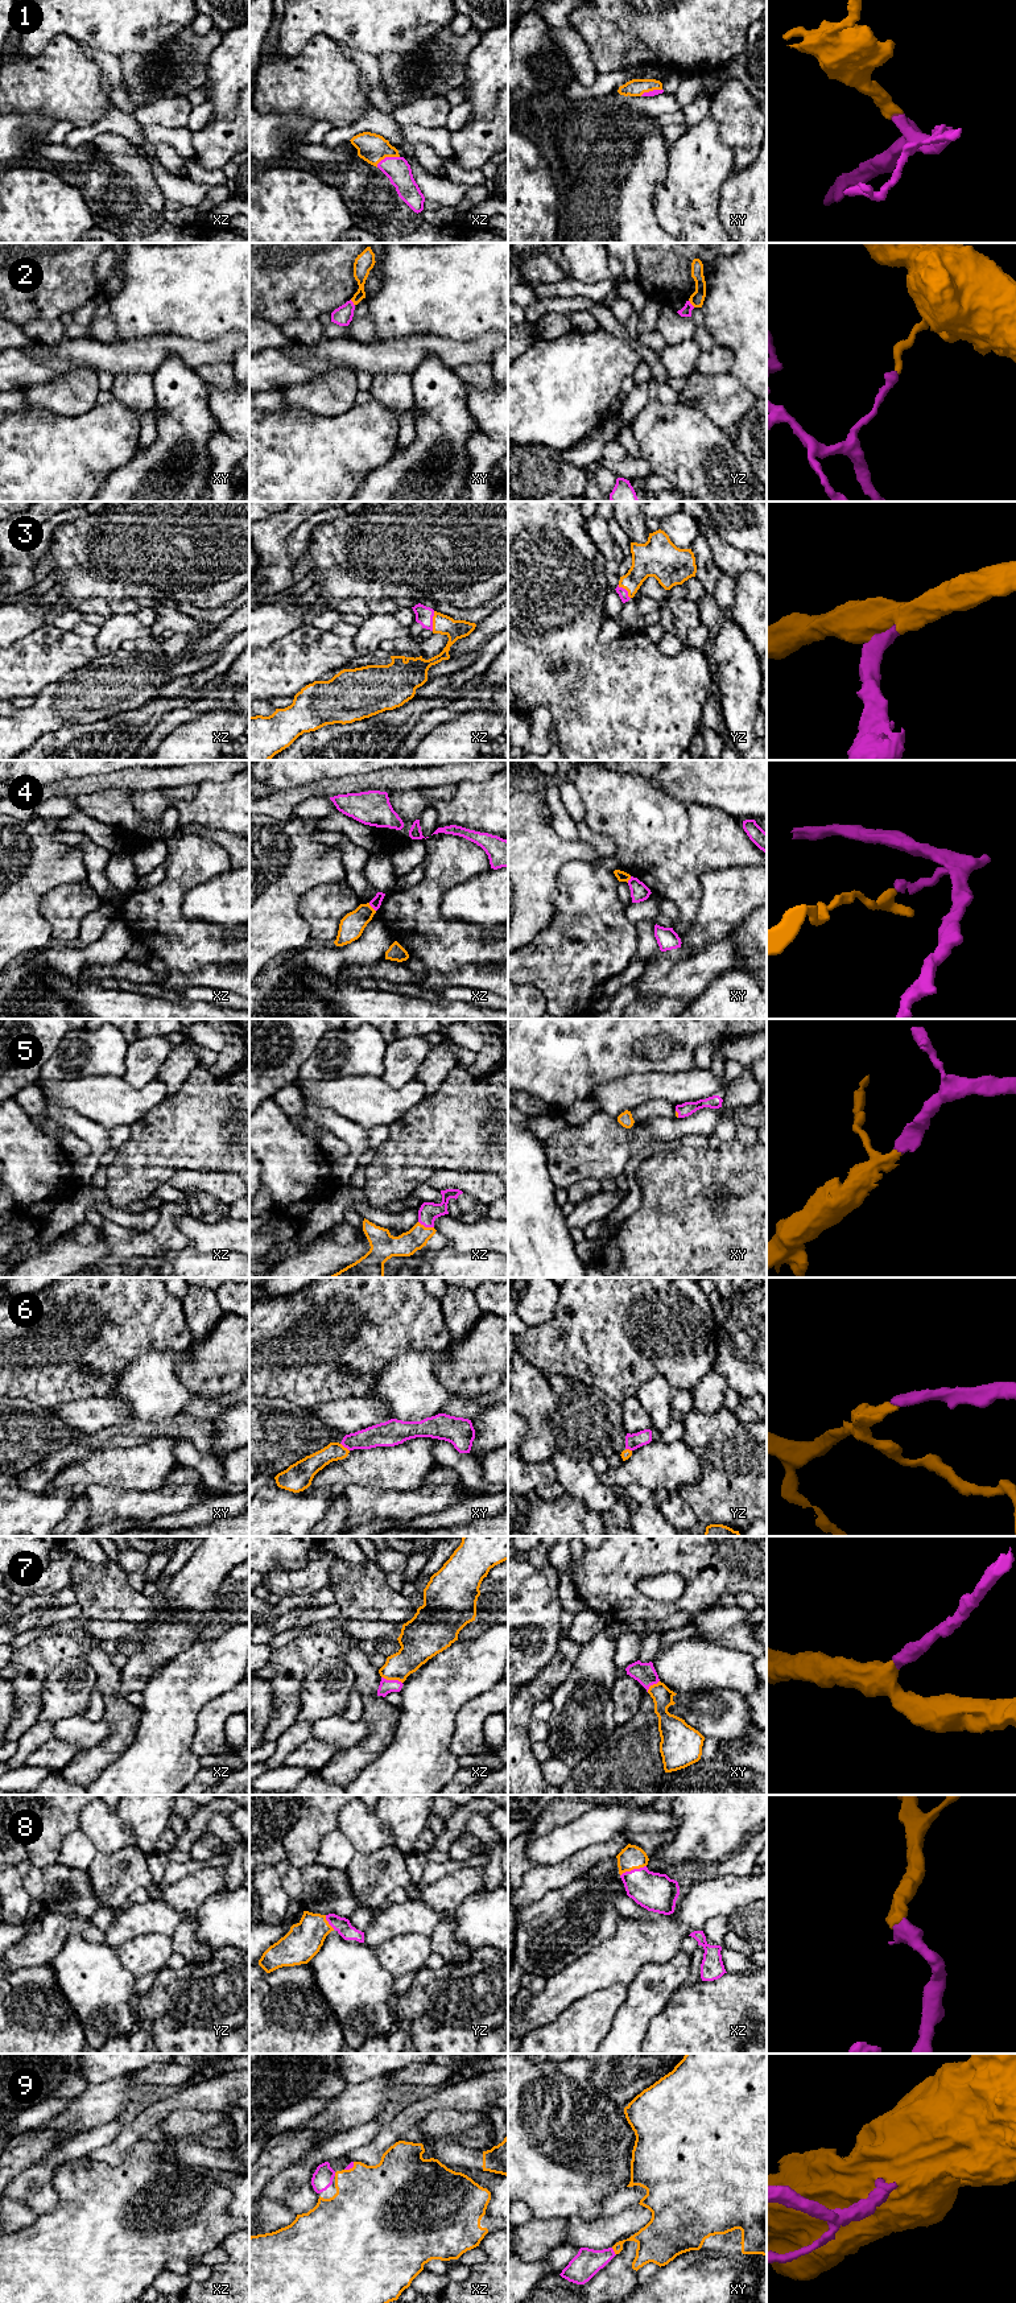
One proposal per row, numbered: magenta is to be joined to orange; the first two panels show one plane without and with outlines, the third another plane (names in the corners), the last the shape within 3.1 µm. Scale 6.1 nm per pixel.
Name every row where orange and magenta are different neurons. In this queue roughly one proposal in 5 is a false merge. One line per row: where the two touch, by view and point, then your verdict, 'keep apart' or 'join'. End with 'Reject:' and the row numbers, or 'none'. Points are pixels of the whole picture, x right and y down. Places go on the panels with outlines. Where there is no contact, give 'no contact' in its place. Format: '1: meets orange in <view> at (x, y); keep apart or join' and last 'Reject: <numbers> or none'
1: meets orange in xz at (387, 156); join
2: meets orange in yz at (692, 304); keep apart
3: meets orange in xz at (433, 620); join
4: meets orange in xz at (371, 907); keep apart
5: meets orange in xz at (426, 1228); join
6: meets orange in xy at (343, 1447); join
7: meets orange in xz at (392, 1679); join
8: meets orange in xz at (632, 1869); join
9: meets orange in xy at (614, 2250); join
Reject: 2, 4

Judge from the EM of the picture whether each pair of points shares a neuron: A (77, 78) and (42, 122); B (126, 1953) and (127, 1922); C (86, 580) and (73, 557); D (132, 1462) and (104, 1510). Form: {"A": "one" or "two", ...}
{"A": "two", "B": "two", "C": "one", "D": "two"}

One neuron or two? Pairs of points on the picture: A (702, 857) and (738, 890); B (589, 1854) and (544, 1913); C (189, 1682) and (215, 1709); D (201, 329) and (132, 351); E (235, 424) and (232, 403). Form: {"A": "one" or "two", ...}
{"A": "two", "B": "two", "C": "two", "D": "two", "E": "one"}

